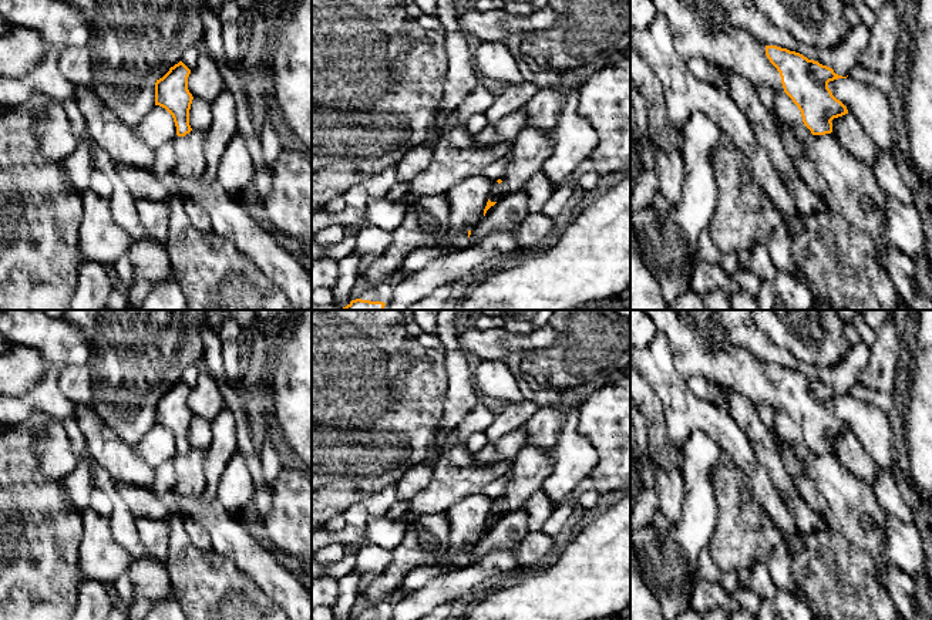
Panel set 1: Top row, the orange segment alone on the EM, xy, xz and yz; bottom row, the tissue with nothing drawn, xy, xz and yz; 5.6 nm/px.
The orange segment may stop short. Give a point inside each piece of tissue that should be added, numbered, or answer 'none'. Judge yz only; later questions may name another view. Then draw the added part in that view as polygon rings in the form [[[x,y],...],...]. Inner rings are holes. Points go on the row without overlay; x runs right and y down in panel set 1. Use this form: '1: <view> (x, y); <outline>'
1: yz (699, 344); [[[646,310],[646,313],[656,331],[666,337],[673,364],[682,378],[703,375],[726,385],[733,394],[743,395],[753,405],[766,405],[774,412],[784,411],[780,391],[766,374],[766,364],[748,350],[734,347],[709,310]]]

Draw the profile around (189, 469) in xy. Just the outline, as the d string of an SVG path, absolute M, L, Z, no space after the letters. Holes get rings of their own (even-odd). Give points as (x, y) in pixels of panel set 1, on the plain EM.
M192 448L185 455L175 455L175 483L172 489L179 496L199 498L206 488L205 478L206 451Z

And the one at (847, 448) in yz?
M852 432L834 437L831 441L831 452L849 474L867 483L877 479L879 465L867 454Z

